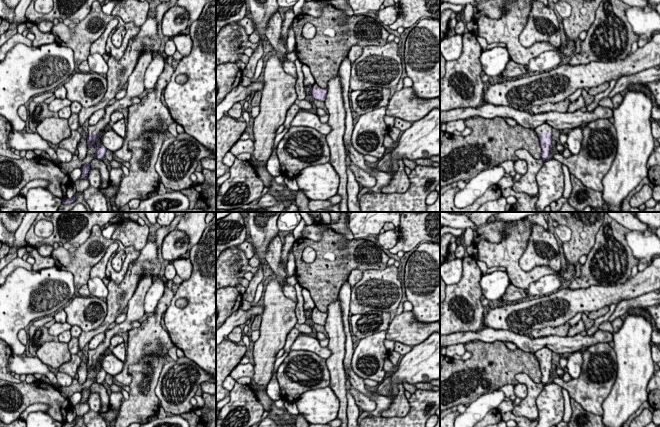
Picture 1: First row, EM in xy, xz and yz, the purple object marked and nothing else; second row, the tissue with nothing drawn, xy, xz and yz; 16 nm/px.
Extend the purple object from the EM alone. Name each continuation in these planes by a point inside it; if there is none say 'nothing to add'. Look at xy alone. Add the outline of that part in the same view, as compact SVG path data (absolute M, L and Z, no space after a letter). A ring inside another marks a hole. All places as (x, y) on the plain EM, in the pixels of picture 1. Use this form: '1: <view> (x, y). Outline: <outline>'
1: xy (135, 309). Outline: M145 274L141 276L136 290L129 300L127 305L127 312L126 312L126 319L114 326L112 329L107 330L105 332L105 339L103 342L95 349L88 351L88 358L101 358L103 357L104 352L110 348L110 340L114 335L123 332L129 332L132 327L133 321L139 321L144 313L144 299L146 296L147 291L149 290L150 286L152 285L153 277L151 274Z

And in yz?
1: yz (544, 352). Outline: M542 348L535 353L537 360L539 361L541 358L552 357L552 351L548 348Z

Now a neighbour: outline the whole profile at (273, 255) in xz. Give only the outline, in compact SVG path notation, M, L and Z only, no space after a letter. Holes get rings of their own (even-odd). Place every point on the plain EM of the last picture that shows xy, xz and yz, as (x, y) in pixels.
M277 235L270 242L266 252L266 264L282 283L286 281L286 268L281 264L283 239Z

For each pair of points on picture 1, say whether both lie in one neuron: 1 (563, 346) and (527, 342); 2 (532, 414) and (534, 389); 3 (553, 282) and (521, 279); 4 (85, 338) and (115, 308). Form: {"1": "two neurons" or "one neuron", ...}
{"1": "one neuron", "2": "one neuron", "3": "two neurons", "4": "one neuron"}

